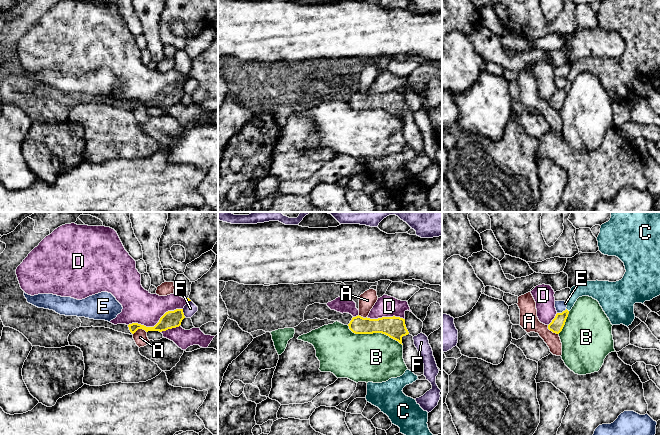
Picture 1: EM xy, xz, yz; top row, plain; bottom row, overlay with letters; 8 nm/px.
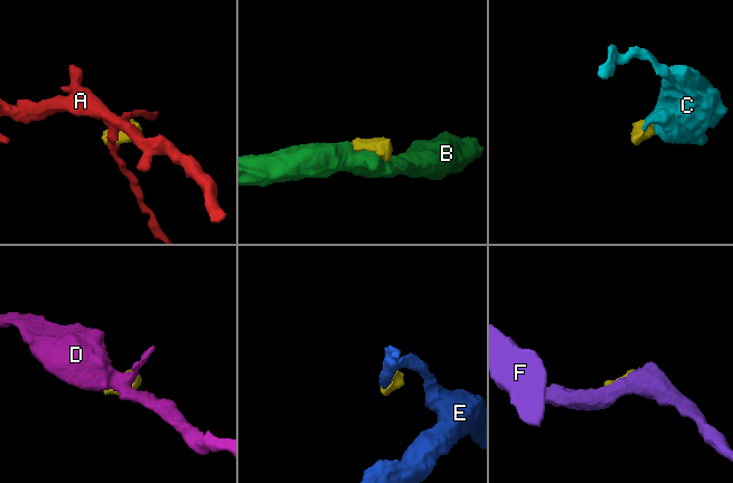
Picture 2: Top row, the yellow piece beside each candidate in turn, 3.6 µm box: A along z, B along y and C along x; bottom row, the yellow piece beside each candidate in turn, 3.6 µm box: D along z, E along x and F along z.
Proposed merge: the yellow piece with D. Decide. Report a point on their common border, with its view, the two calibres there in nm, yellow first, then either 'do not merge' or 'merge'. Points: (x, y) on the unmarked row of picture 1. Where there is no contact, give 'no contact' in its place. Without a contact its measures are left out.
xy (156, 100) | 140/280 nm | do not merge

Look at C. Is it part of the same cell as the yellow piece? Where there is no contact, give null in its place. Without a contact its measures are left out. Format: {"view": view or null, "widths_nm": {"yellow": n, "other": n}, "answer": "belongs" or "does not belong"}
{"view": "yz", "widths_nm": {"yellow": 110, "other": 120}, "answer": "belongs"}

